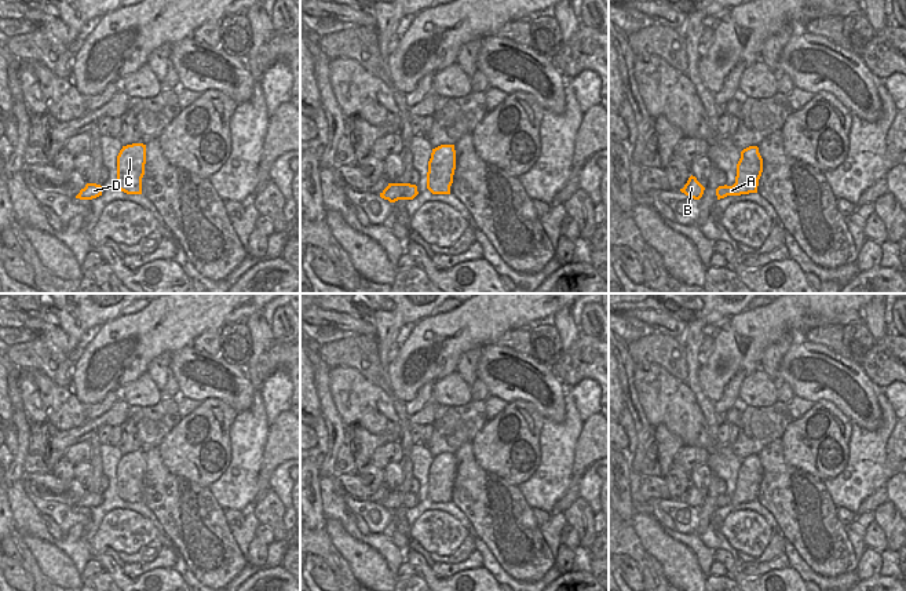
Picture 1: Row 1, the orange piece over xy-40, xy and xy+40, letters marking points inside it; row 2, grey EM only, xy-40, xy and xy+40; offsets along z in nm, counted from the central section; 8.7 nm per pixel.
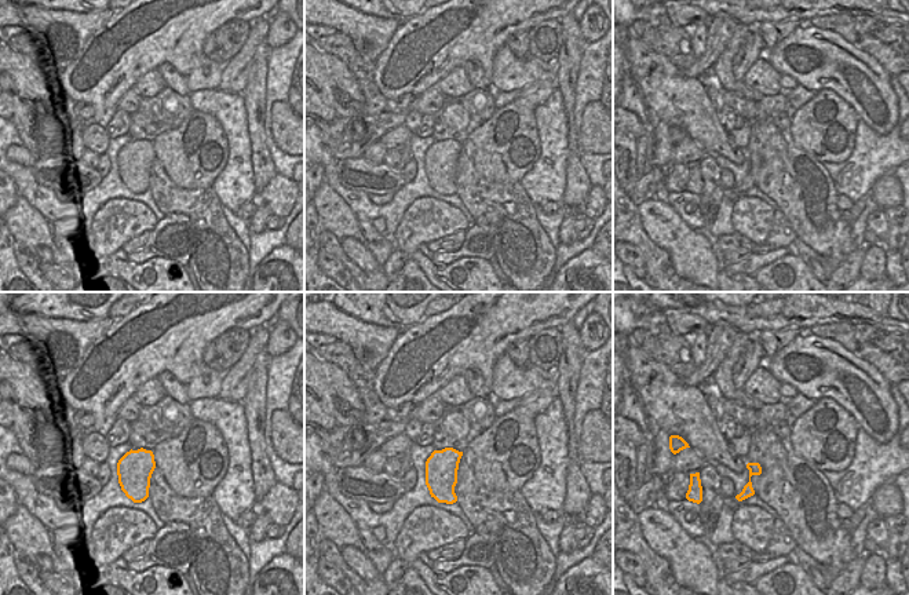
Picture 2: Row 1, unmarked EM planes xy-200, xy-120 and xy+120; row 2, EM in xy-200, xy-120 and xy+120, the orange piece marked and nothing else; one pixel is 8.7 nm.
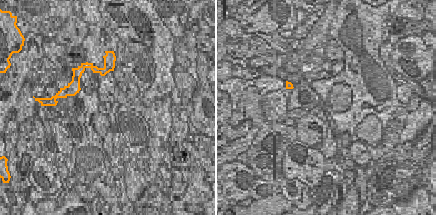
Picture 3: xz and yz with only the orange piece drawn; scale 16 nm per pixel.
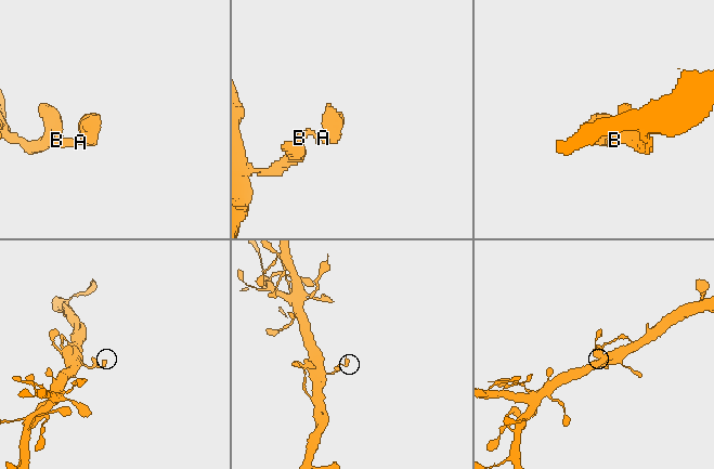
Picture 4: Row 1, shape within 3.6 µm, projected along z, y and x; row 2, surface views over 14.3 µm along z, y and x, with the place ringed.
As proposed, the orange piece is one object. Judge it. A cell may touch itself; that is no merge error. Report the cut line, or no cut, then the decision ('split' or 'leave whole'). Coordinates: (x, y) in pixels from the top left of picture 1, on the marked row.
no cut | leave whole

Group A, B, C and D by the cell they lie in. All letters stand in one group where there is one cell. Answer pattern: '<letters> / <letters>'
A B C D

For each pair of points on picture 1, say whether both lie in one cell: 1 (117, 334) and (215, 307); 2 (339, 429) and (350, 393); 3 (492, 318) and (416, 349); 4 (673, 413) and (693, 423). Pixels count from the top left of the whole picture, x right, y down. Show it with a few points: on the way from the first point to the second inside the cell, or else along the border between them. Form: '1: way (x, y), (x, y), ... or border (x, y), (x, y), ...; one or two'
1: way (142, 334), (170, 324), (190, 309); one
2: border (329, 391), (333, 407), (344, 426); two
3: way (472, 325), (435, 340); one
4: way (678, 413), (689, 423); one

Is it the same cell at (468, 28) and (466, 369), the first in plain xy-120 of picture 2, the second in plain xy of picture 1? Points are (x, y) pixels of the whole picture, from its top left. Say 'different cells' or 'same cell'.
different cells

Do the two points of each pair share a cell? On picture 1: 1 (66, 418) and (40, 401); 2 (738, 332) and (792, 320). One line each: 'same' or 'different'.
1: same
2: same

